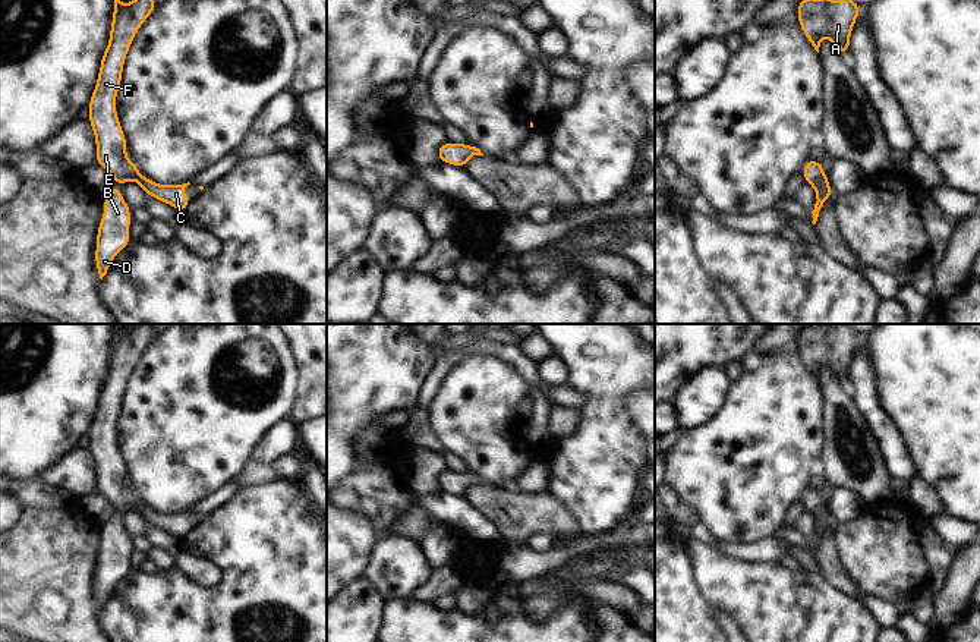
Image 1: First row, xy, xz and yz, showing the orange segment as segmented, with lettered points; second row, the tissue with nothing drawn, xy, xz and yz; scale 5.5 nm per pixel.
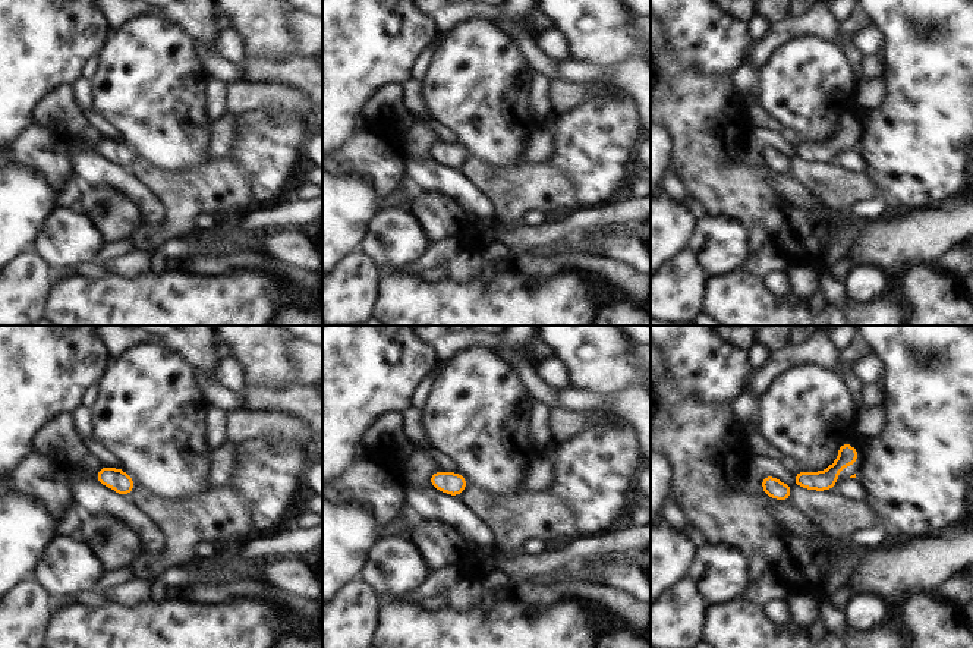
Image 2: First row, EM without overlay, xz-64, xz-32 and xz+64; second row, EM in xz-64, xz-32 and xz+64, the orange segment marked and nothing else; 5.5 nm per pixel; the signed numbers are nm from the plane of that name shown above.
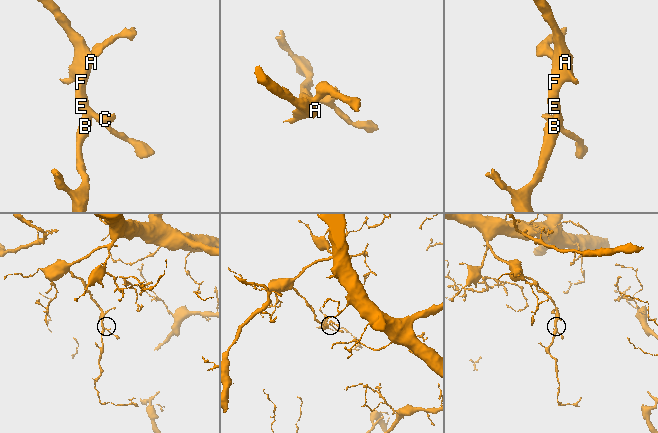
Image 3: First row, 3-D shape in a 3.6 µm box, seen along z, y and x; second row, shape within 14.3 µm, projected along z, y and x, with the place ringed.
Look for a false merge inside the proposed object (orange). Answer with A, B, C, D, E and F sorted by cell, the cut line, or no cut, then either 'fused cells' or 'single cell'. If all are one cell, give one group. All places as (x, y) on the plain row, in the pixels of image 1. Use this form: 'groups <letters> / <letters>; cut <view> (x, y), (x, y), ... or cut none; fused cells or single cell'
groups A B C D E F; cut none; single cell

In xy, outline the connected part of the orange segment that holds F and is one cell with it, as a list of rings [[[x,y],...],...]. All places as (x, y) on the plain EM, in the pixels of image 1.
[[[114,324],[113,349],[110,355],[108,374],[103,381],[97,412],[89,427],[88,450],[95,465],[97,492],[103,494],[117,512],[127,512],[136,509],[141,517],[148,525],[166,531],[173,536],[179,538],[182,542],[185,542],[189,531],[192,529],[186,526],[185,516],[190,512],[188,510],[183,513],[160,513],[141,503],[135,491],[126,484],[127,471],[122,453],[119,450],[117,437],[116,437],[116,427],[122,412],[123,394],[127,380],[133,371],[138,358],[145,352],[146,346],[155,339],[157,334],[158,333],[151,324],[133,325],[133,328],[129,333],[123,333],[120,330],[120,324]]]

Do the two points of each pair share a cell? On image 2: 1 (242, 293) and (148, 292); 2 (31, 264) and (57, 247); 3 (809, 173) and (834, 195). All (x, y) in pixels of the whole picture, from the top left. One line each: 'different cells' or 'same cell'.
1: same cell
2: different cells
3: same cell

